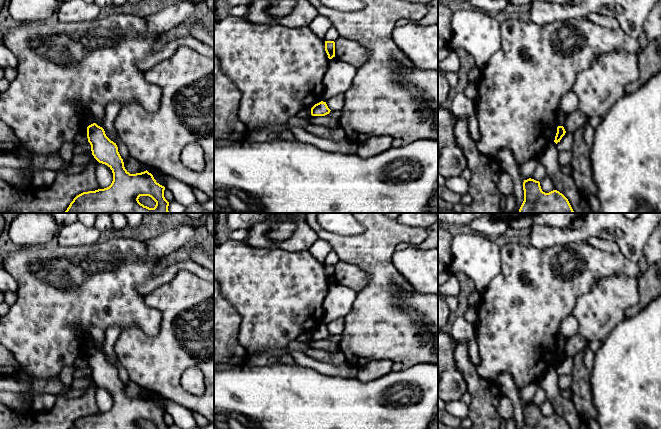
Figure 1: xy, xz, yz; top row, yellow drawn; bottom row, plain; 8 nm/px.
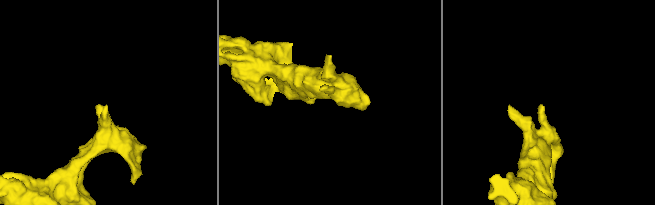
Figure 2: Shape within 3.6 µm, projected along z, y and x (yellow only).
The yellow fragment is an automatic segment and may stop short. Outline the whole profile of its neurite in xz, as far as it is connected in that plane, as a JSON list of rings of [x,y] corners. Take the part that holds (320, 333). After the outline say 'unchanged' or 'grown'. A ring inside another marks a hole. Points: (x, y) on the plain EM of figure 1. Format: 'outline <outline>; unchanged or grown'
outline [[[319,326],[317,328],[315,328],[312,332],[311,332],[311,339],[312,340],[325,340],[327,338],[330,337],[330,333],[328,332],[326,326]]]; unchanged

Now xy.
outline [[[96,347],[89,349],[87,351],[87,362],[94,382],[112,394],[113,405],[107,412],[83,416],[77,419],[70,429],[143,429],[138,424],[140,420],[151,421],[156,426],[156,429],[169,429],[169,426],[164,421],[165,411],[157,407],[151,397],[146,394],[141,397],[130,398],[125,393],[116,367],[106,360],[102,351]]]; unchanged

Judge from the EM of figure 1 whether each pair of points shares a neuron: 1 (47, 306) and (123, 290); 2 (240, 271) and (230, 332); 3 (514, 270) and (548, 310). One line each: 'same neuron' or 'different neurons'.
1: same neuron
2: different neurons
3: same neuron

